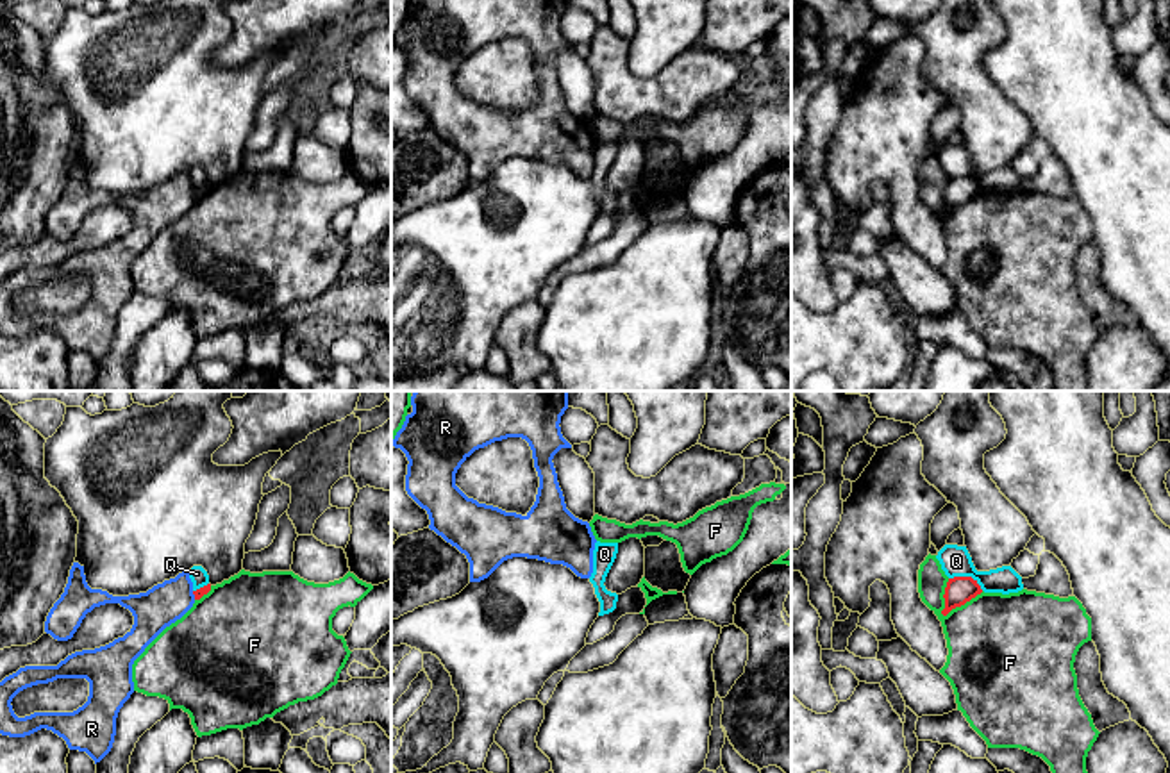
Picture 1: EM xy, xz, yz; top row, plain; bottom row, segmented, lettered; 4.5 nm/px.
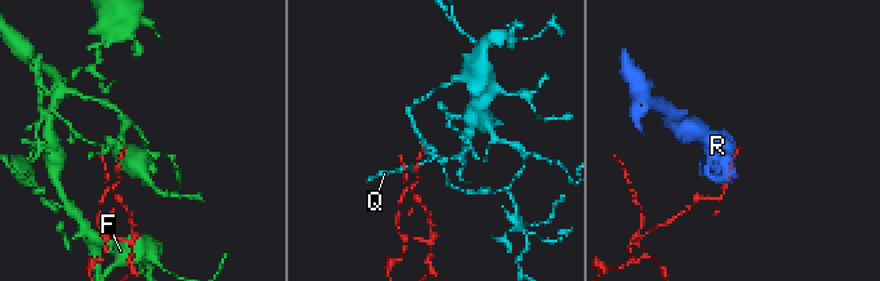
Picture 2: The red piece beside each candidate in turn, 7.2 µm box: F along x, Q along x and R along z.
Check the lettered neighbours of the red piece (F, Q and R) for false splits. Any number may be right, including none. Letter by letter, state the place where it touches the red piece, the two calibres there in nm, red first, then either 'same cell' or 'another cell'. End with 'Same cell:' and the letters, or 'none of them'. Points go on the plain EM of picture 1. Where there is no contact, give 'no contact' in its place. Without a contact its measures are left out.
F: yz (961, 204) | 130/460 nm | another cell
Q: yz (967, 177) | 130/140 nm | another cell
R: xy (193, 193) | 50/190 nm | another cell
Same cell: none of them

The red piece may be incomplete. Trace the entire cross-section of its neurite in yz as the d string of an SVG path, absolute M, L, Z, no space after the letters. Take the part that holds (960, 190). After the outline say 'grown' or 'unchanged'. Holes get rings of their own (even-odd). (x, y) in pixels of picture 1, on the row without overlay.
M972 177L949 179L943 195L945 209L941 211L941 214L947 216L952 209L965 205L981 193L981 186Z | unchanged

